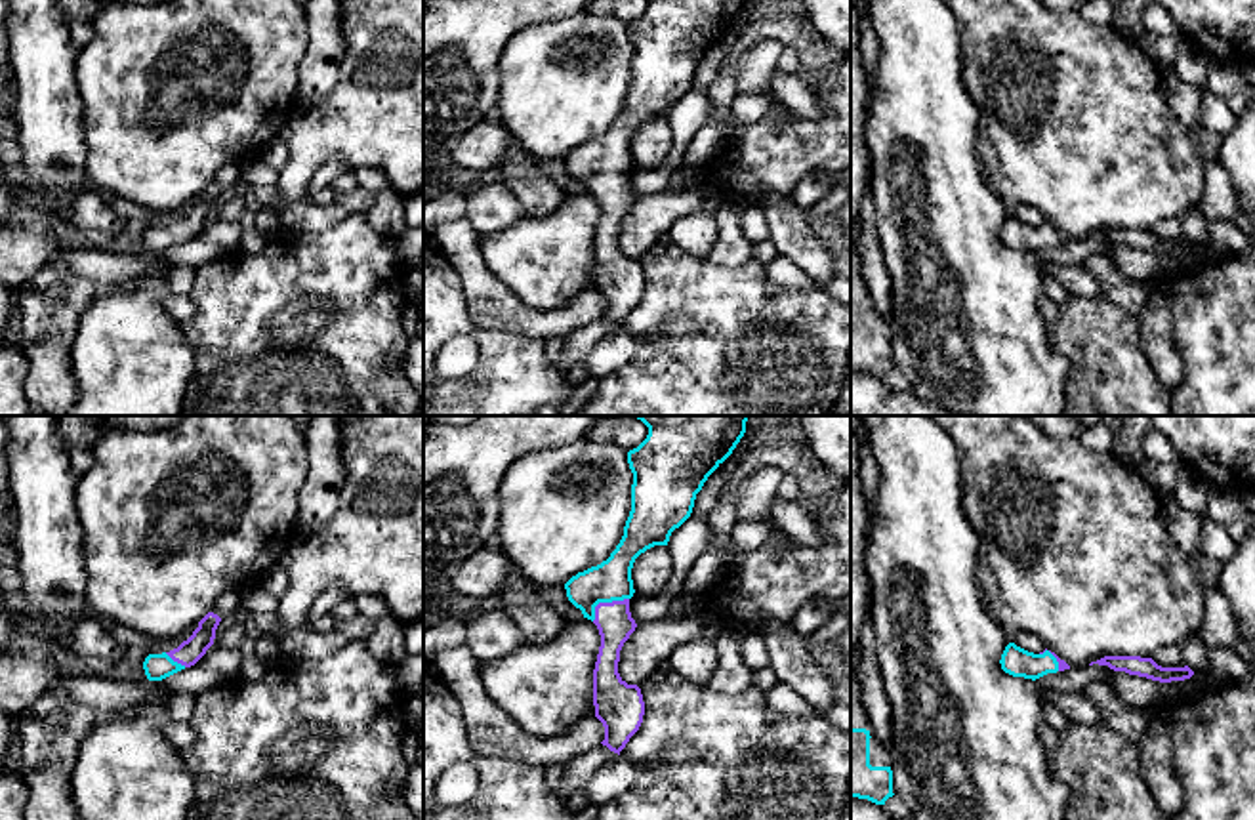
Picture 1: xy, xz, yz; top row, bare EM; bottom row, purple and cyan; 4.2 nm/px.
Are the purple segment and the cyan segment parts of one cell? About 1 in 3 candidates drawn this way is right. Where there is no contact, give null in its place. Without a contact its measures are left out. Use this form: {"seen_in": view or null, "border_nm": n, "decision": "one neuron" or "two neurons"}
{"seen_in": "xz", "border_nm": 190, "decision": "one neuron"}

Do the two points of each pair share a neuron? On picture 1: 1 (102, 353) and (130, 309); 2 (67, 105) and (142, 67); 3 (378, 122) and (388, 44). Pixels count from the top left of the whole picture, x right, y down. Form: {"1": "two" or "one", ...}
{"1": "one", "2": "two", "3": "one"}

